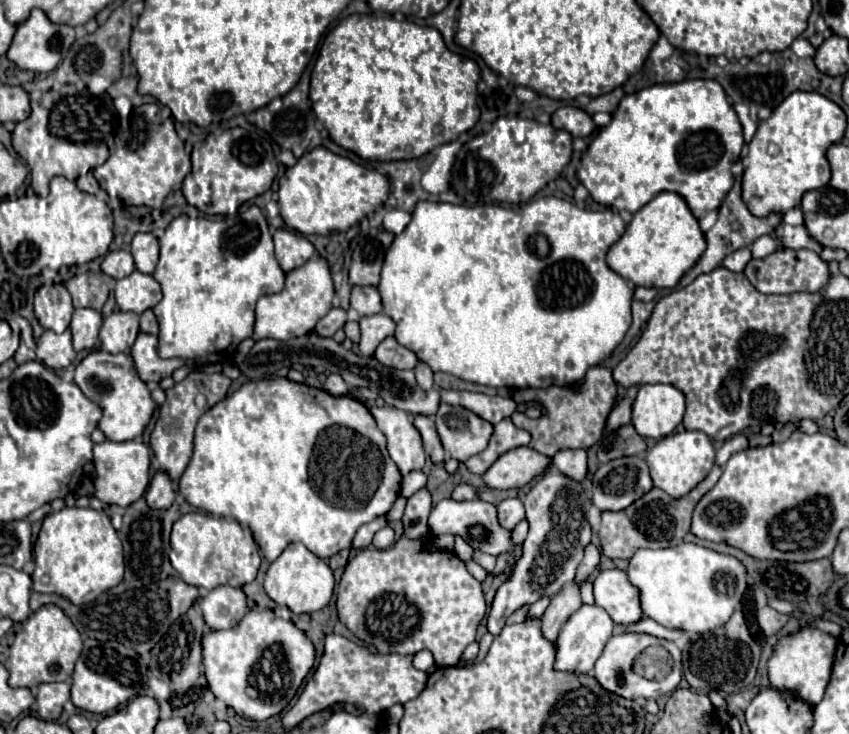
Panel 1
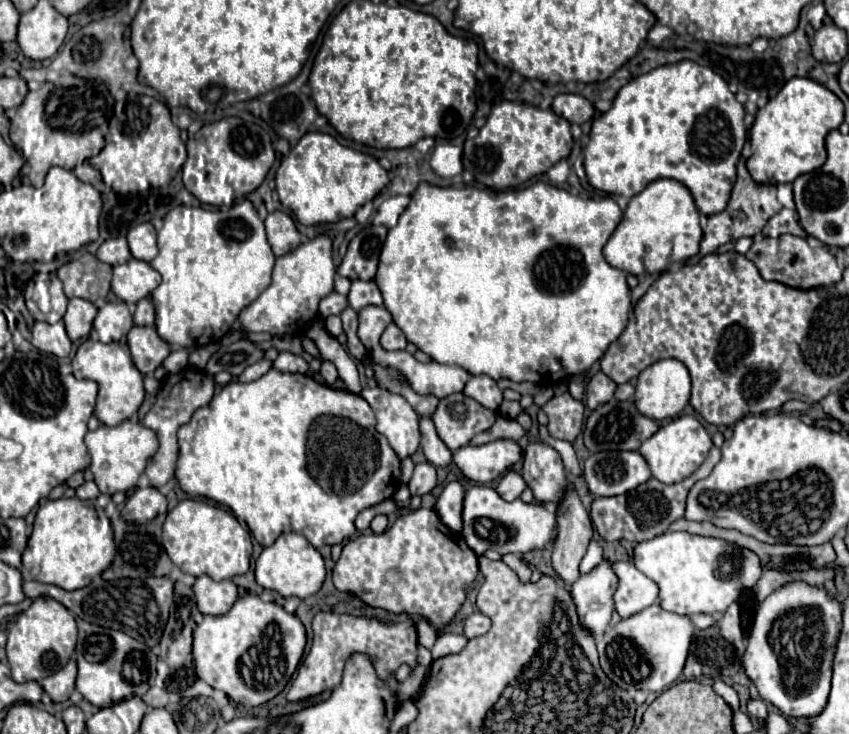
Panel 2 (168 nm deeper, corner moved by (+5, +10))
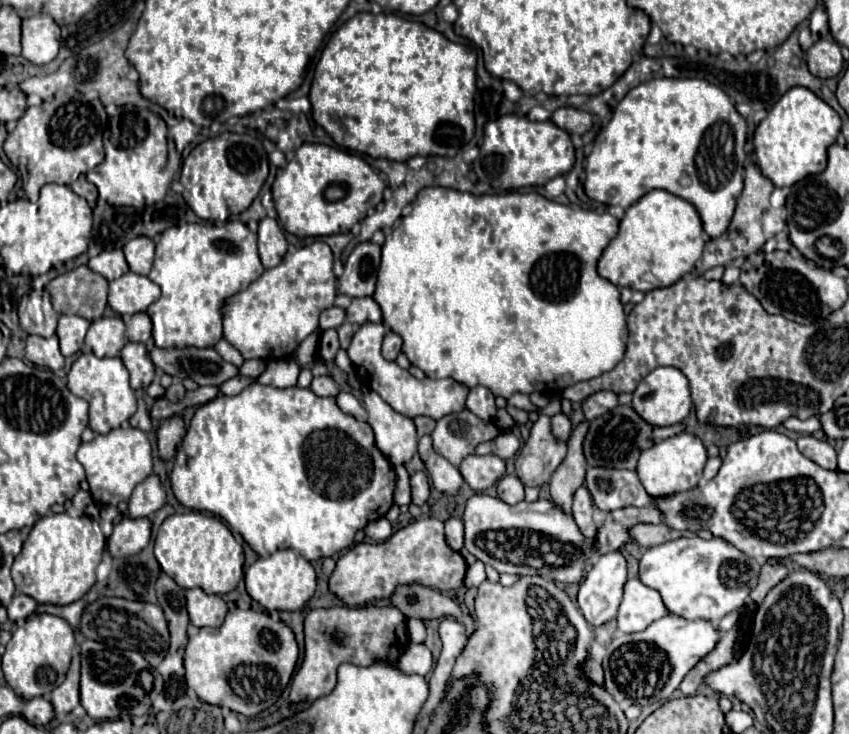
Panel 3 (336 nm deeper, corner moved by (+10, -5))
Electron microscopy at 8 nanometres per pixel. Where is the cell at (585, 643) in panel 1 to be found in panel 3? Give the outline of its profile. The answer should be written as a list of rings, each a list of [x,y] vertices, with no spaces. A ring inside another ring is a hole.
[[[608,552],[598,558],[586,578],[580,582],[578,606],[592,626],[602,626],[616,618],[622,586],[626,582],[626,560],[620,552]]]

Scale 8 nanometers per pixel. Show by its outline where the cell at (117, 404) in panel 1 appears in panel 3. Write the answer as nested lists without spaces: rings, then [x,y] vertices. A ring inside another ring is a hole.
[[[92,352],[80,354],[68,372],[68,388],[74,396],[90,404],[90,428],[96,434],[106,434],[120,428],[136,412],[136,396],[128,384],[128,372],[122,360],[116,358],[96,358]]]

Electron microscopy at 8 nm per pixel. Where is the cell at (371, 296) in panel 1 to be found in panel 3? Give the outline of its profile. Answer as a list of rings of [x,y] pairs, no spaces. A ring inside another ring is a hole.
[[[354,298],[350,308],[346,310],[346,320],[352,322],[354,326],[366,322],[382,322],[382,312],[372,298]]]

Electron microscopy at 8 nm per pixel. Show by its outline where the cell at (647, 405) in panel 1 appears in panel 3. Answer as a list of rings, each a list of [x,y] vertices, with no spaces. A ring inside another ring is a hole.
[[[656,368],[656,370],[652,370],[638,384],[638,388],[634,390],[632,408],[648,424],[654,424],[654,426],[674,426],[674,424],[680,424],[690,414],[690,408],[692,408],[690,388],[688,388],[686,376],[678,368]]]

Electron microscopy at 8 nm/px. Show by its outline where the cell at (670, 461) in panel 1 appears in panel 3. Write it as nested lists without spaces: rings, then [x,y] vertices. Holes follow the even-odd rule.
[[[680,432],[672,438],[662,440],[660,444],[654,444],[652,448],[644,450],[640,454],[638,460],[638,476],[646,488],[646,492],[654,498],[664,498],[676,492],[684,492],[684,490],[692,490],[698,486],[700,478],[702,478],[702,470],[706,464],[706,448],[702,444],[700,438],[696,438],[694,434],[688,432]]]

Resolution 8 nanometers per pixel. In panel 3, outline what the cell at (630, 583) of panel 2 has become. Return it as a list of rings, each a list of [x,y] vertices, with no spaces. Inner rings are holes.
[[[638,578],[624,584],[624,598],[618,608],[618,628],[622,632],[640,632],[668,610],[656,590],[644,586]]]

